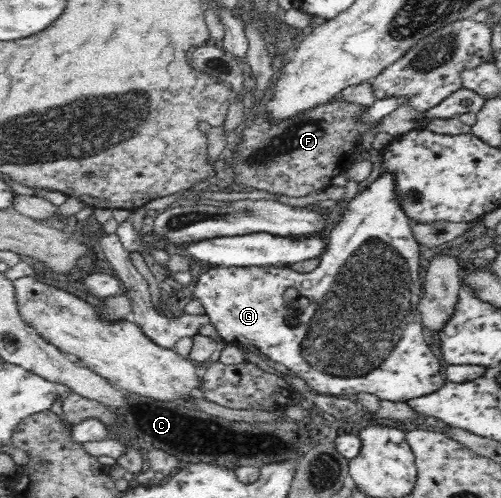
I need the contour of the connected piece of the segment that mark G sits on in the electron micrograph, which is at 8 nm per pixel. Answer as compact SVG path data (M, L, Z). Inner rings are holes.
M384 170L366 190L348 200L345 203L347 211L331 230L326 250L322 250L320 262L312 272L301 273L277 265L213 266L199 276L191 295L203 304L205 314L222 340L251 348L263 358L286 366L320 394L340 397L365 392L376 395L380 400L402 402L435 393L447 379L440 374L440 360L426 345L422 335L419 302L423 297L423 286L420 281L419 243L397 194L393 172ZM288 288L298 292L297 299L284 300L284 292ZM390 304L402 304L402 312L394 314Z

